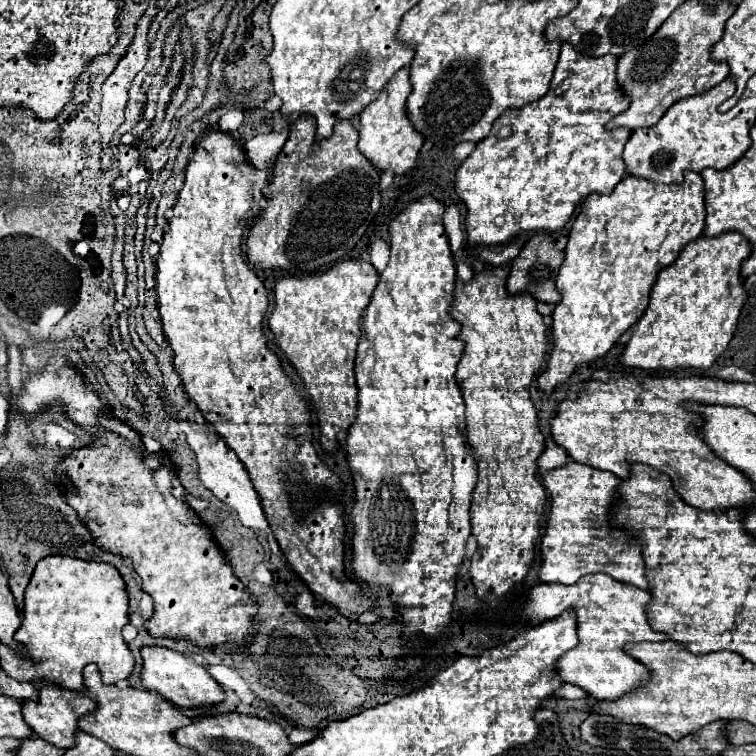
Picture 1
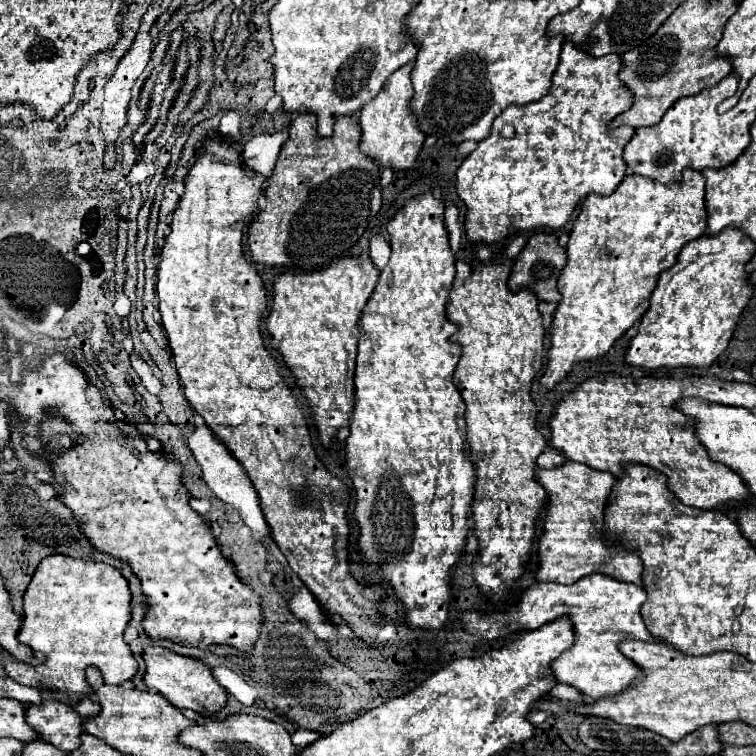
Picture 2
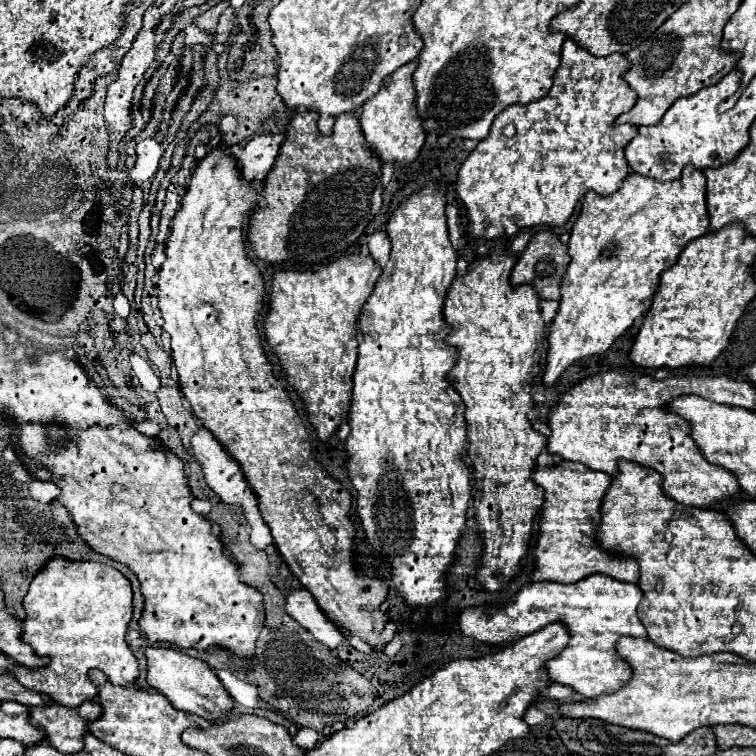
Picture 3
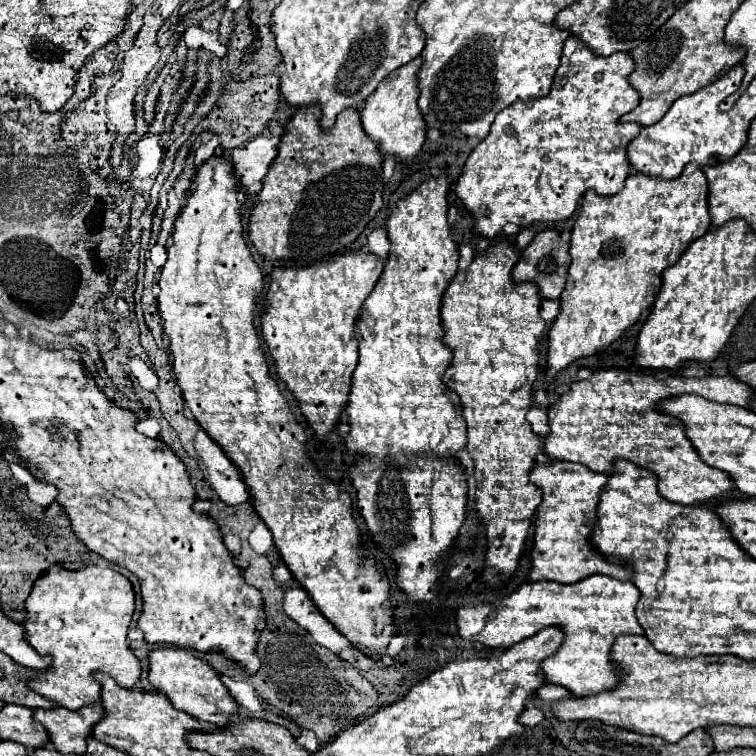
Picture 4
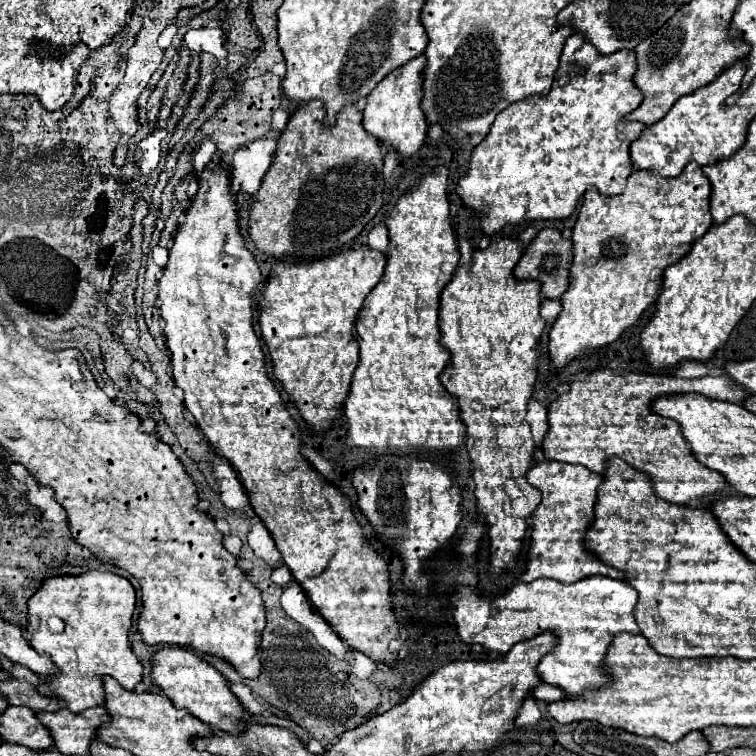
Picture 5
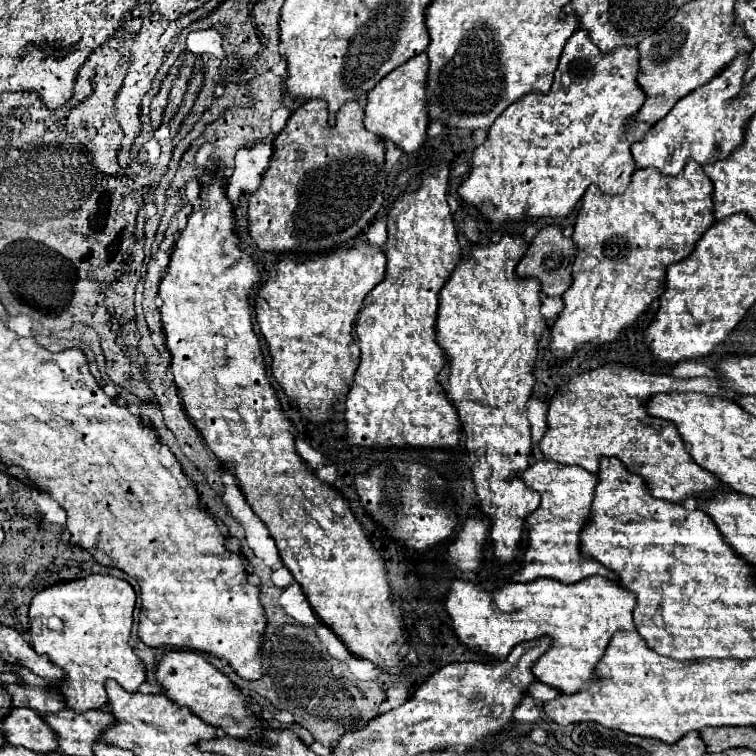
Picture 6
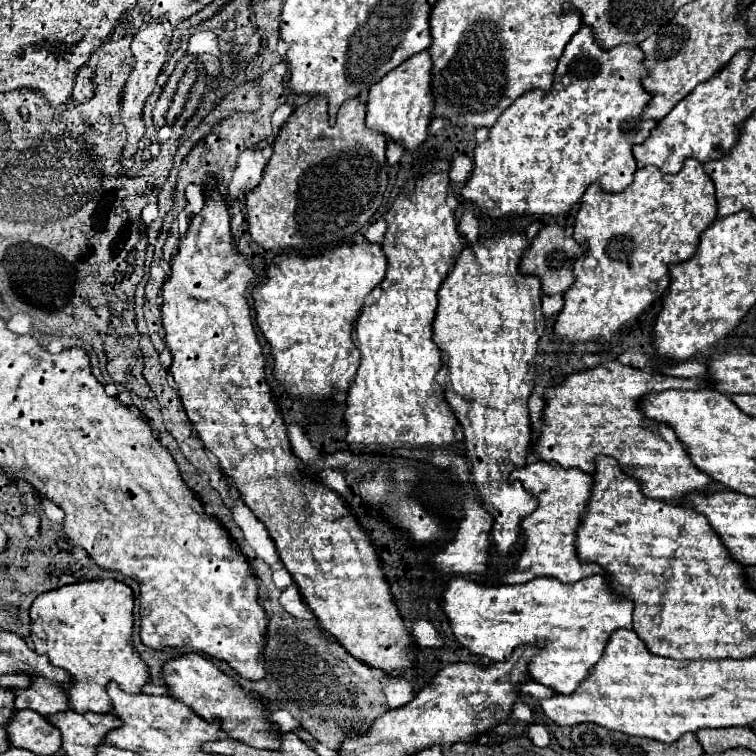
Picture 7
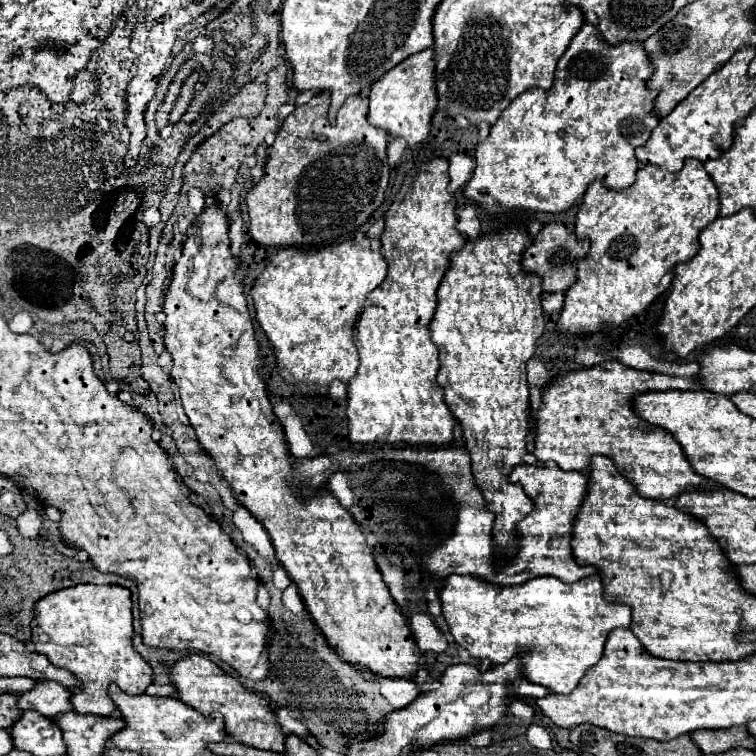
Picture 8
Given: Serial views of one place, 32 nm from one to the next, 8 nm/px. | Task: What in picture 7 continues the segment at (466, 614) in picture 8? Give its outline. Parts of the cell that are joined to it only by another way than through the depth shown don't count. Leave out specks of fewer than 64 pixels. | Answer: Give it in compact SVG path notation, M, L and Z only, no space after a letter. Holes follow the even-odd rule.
M598 574L574 584L562 584L556 578L534 578L526 584L514 586L486 586L476 584L468 576L452 576L442 594L442 610L456 640L470 650L470 654L488 656L492 662L502 662L508 660L518 646L532 644L538 648L538 654L528 660L528 676L558 694L572 694L588 676L588 670L596 664L596 660L600 660L610 634L618 628L632 628L632 602L612 592L606 584L606 578Z

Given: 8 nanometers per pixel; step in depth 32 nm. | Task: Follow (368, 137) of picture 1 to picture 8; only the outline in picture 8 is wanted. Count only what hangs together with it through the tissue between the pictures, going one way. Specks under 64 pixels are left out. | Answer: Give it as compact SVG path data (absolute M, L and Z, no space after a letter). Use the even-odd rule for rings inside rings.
M428 48L414 56L408 56L402 64L392 68L392 72L386 72L380 80L376 80L376 84L372 84L368 120L374 126L384 128L392 136L404 138L408 146L416 146L430 132L436 102L438 100L434 82L434 52L432 48Z

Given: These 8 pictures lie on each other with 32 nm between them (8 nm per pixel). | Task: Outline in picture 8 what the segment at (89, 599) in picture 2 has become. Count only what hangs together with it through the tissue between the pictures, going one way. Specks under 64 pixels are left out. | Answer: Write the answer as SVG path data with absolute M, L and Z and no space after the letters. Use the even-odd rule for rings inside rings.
M80 584L80 588L66 588L44 596L36 604L34 612L36 616L32 620L32 642L36 652L48 656L54 666L70 670L82 682L82 686L72 692L72 704L76 712L118 718L120 714L108 696L108 686L118 684L118 688L128 694L144 694L152 684L152 666L132 646L132 600L126 588L114 584Z

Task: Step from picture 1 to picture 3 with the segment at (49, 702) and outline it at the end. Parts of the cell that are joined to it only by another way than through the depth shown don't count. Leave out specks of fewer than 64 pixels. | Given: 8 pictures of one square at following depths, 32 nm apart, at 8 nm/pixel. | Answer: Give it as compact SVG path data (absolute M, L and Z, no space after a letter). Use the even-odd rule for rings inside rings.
M52 702L48 708L32 708L30 720L46 732L46 740L64 754L78 754L84 748L88 724L98 720L102 706L84 702L80 708L64 708Z

